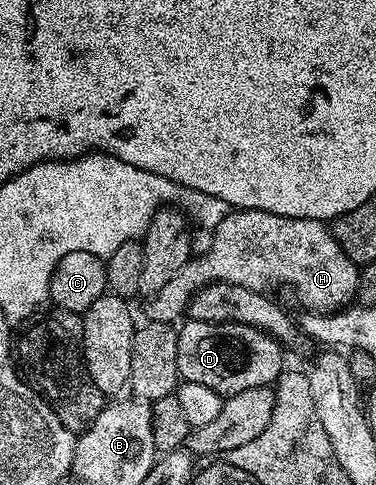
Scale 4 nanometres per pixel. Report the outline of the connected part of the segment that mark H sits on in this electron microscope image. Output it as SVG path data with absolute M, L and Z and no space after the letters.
M252 208L231 210L209 239L211 245L200 256L192 255L148 299L151 300L147 304L148 321L174 325L186 313L192 294L217 280L245 286L254 292L267 292L270 284L284 284L295 291L296 298L309 312L338 312L355 300L360 265L349 259L324 221L285 218Z

